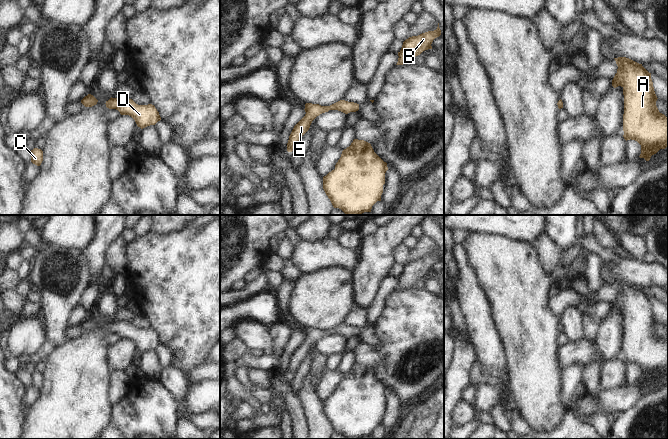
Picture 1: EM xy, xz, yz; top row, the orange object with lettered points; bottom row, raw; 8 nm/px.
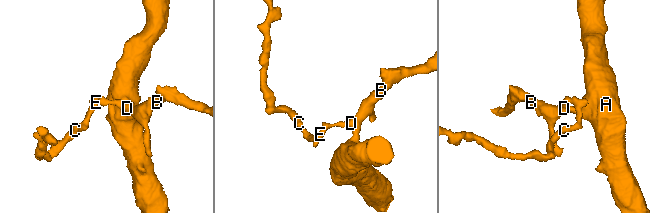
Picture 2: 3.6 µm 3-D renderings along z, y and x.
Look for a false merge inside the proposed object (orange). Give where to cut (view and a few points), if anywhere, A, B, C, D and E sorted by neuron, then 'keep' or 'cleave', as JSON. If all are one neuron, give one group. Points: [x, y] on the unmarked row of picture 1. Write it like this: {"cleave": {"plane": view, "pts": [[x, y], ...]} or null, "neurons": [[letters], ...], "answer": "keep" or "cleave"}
{"cleave": null, "neurons": [["A", "B", "C", "D", "E"]], "answer": "keep"}

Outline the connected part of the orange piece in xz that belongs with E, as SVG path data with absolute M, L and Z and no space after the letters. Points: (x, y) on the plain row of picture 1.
M340 324L330 330L321 330L319 328L306 327L305 340L294 350L287 367L287 375L292 376L296 372L301 361L309 354L312 345L322 337L329 334L338 334L345 338L359 334L359 328Z

